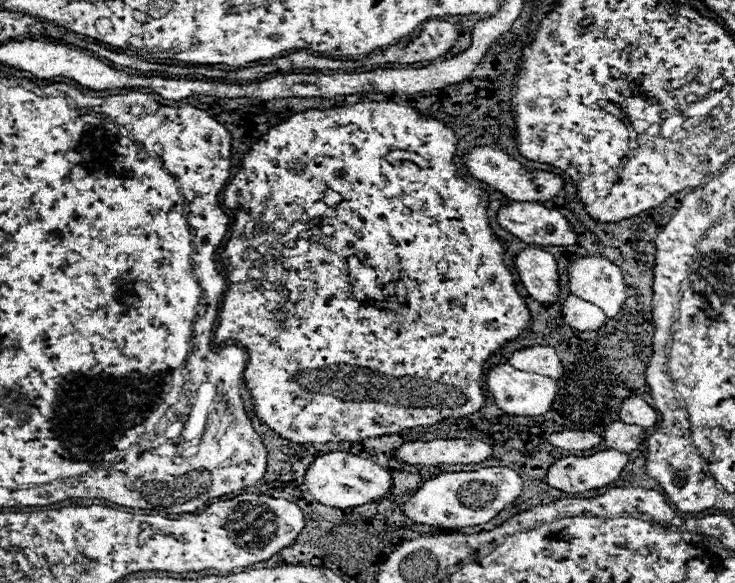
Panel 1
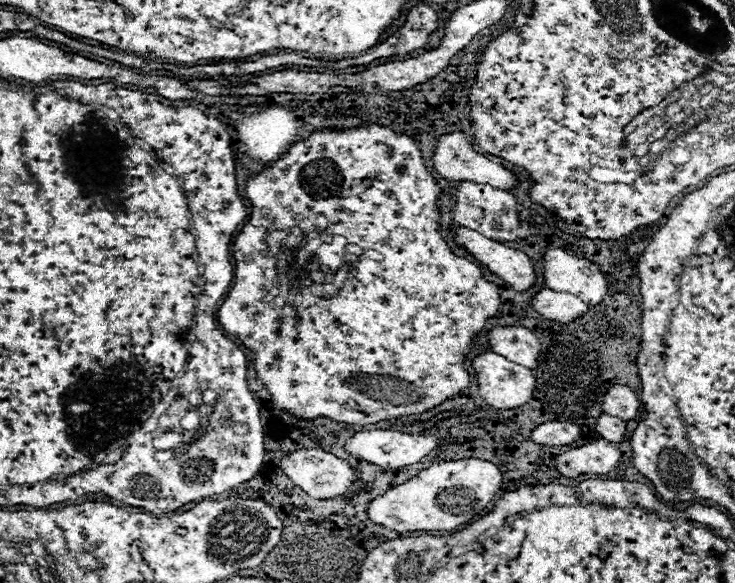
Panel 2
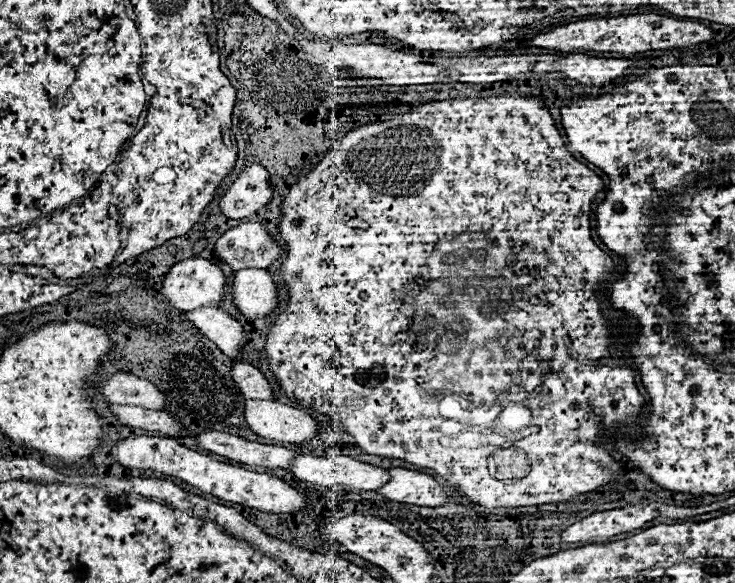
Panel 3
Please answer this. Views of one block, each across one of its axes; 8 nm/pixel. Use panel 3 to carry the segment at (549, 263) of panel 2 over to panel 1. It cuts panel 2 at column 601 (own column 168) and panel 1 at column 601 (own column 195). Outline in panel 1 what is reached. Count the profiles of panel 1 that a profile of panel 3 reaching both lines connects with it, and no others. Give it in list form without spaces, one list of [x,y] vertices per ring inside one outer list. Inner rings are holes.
[[[600,256],[576,258],[568,268],[570,294],[600,306],[608,318],[614,318],[628,298],[628,286],[622,270]]]

